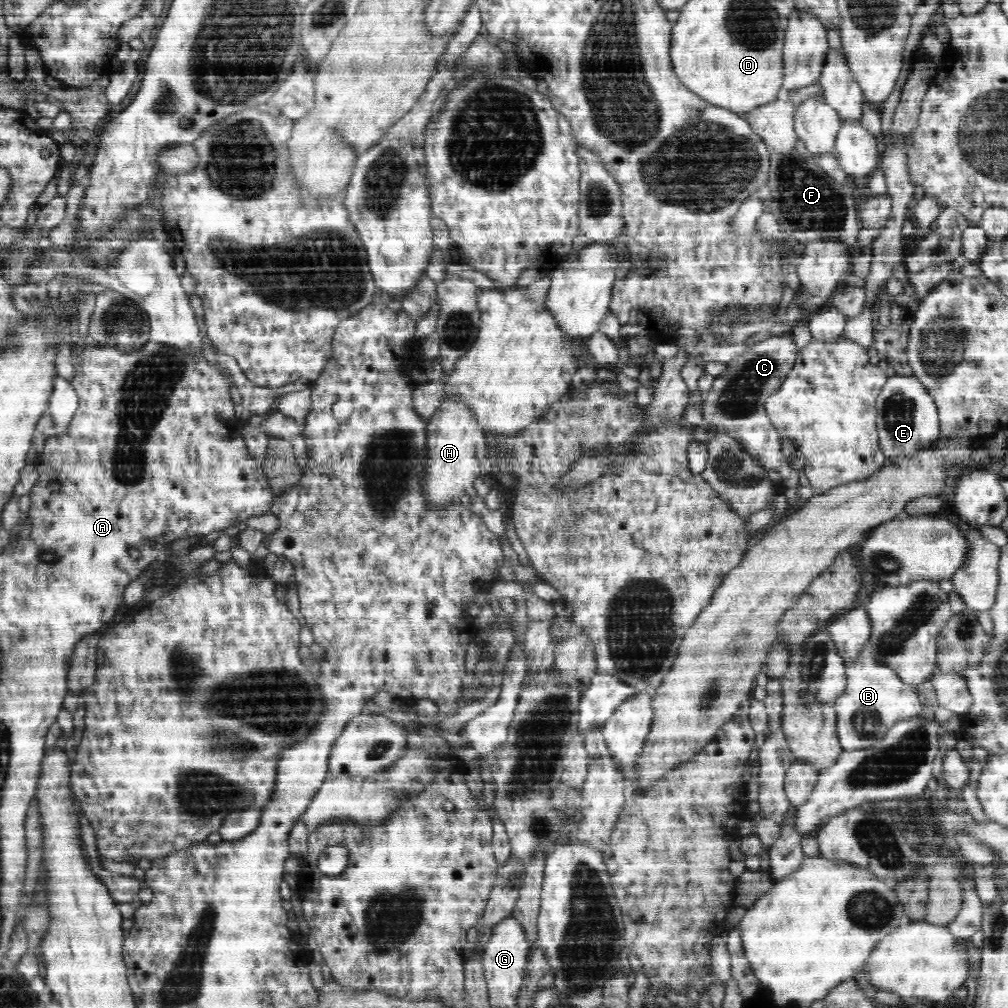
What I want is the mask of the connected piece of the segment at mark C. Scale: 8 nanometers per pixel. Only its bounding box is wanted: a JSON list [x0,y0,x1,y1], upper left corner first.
[702,330,800,488]

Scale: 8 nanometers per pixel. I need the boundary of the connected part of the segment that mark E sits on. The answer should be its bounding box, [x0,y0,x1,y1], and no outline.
[877,375,941,459]

